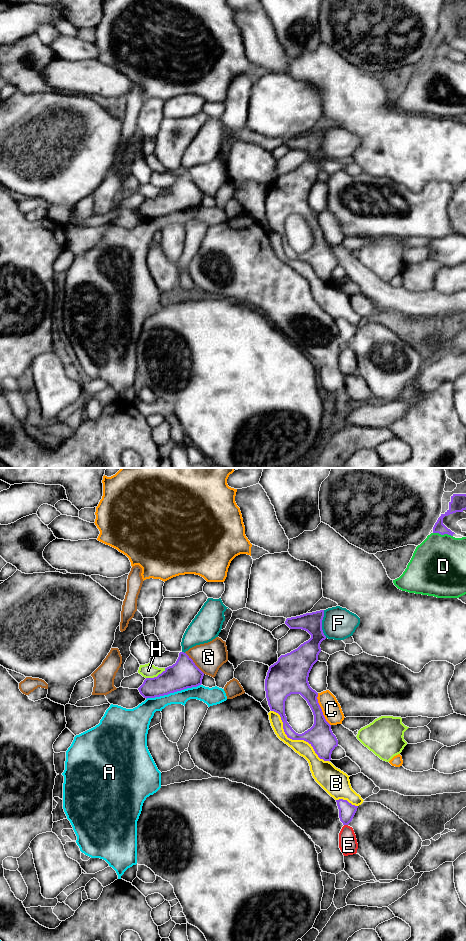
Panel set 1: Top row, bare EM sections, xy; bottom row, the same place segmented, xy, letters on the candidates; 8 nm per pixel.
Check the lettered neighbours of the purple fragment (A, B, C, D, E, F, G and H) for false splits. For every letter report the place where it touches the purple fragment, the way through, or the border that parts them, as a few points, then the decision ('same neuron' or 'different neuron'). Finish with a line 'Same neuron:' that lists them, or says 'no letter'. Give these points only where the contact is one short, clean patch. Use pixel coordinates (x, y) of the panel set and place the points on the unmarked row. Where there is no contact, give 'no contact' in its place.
A: xy (173, 212) | different neuron
B: xy (295, 259) | different neuron
C: xy (321, 229) | different neuron
D: xy (443, 54) | different neuron
E: xy (346, 344) | along xy (344, 344), (347, 345) | different neuron
F: xy (321, 144) | different neuron
G: xy (194, 183) | different neuron
H: xy (155, 197) | different neuron
Same neuron: no letter

